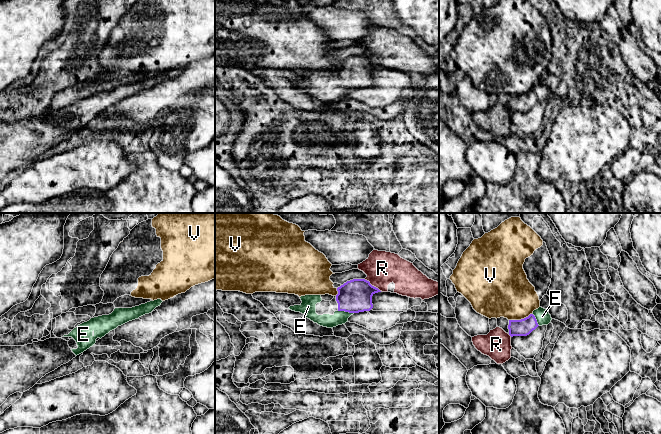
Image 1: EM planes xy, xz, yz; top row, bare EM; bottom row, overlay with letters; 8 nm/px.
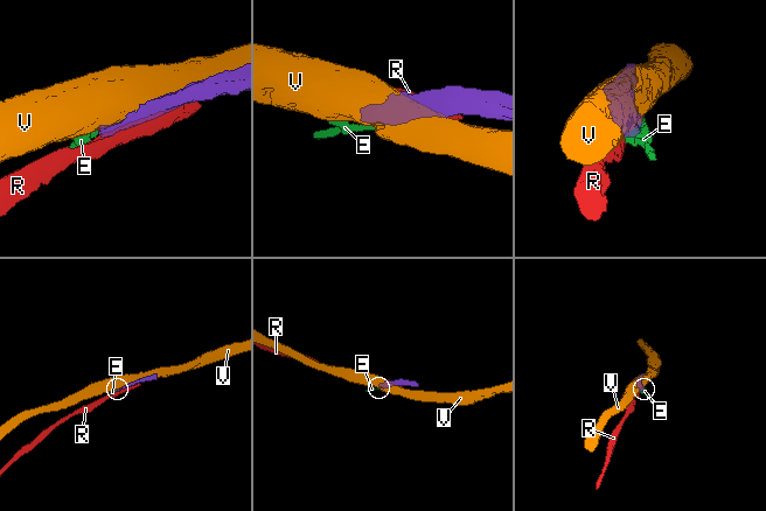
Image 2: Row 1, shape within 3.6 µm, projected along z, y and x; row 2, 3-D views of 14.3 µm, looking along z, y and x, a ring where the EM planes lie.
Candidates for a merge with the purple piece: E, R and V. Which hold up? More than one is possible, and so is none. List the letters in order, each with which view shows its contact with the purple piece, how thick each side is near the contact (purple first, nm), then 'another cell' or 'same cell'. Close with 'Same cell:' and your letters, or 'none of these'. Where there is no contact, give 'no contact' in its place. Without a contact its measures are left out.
E: contact in xz; calibres 260 and 110 nm; same cell
R: contact in xz; calibres 260 and 280 nm; another cell
V: contact in yz; calibres 140 and 400 nm; another cell
Same cell: E

